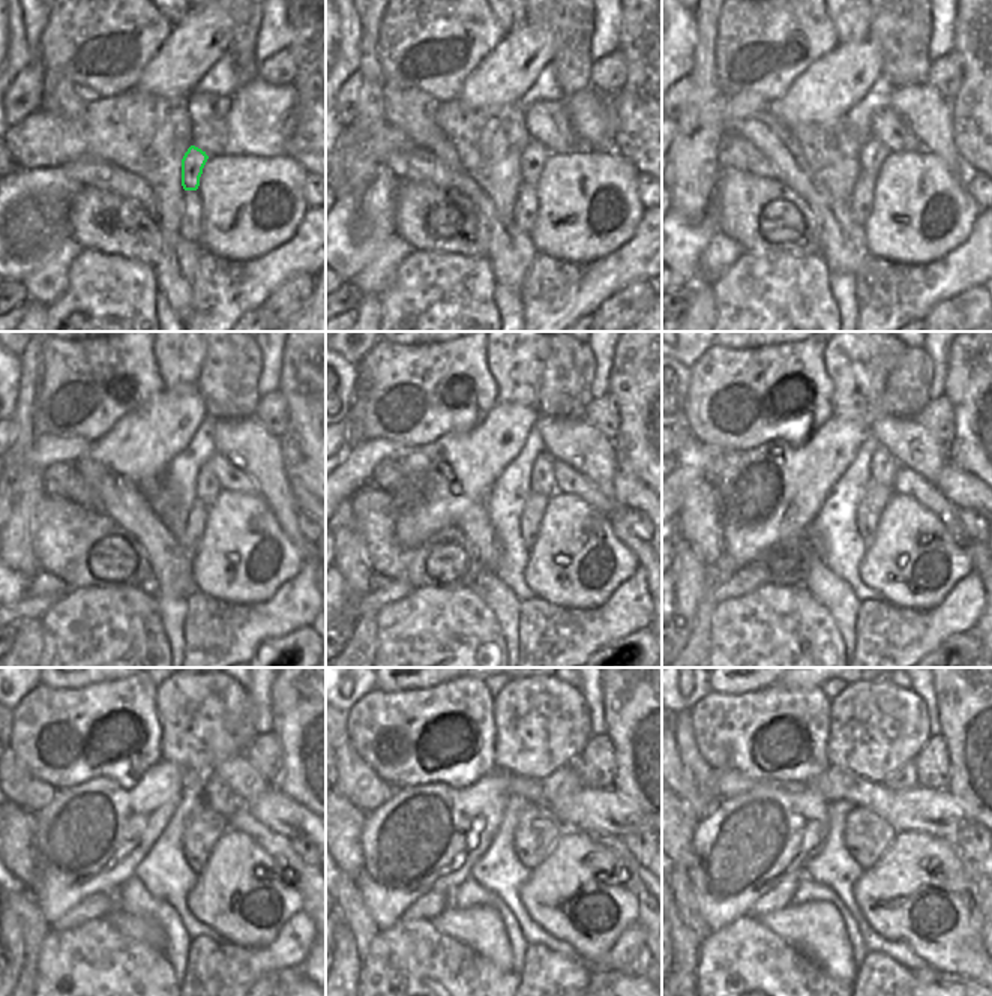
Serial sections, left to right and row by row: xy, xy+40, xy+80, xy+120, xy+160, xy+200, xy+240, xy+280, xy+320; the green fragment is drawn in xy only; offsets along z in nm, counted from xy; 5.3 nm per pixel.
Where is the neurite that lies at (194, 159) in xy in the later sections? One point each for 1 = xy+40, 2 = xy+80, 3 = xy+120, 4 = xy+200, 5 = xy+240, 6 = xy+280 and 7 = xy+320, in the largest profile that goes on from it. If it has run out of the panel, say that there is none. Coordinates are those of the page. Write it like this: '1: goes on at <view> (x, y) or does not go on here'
1: goes on at xy+40 (533, 158)
2: goes on at xy+80 (872, 153)
3: goes on at xy+120 (207, 486)
4: goes on at xy+200 (883, 470)
5: goes on at xy+240 (215, 794)
6: goes on at xy+280 (565, 780)
7: goes on at xy+320 (905, 777)

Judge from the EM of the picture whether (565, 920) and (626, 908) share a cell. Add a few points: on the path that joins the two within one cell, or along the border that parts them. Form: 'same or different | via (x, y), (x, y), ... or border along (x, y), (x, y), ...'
same | via (583, 936), (592, 939), (617, 926)

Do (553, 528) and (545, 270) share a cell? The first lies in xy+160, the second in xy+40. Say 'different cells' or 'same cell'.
different cells

